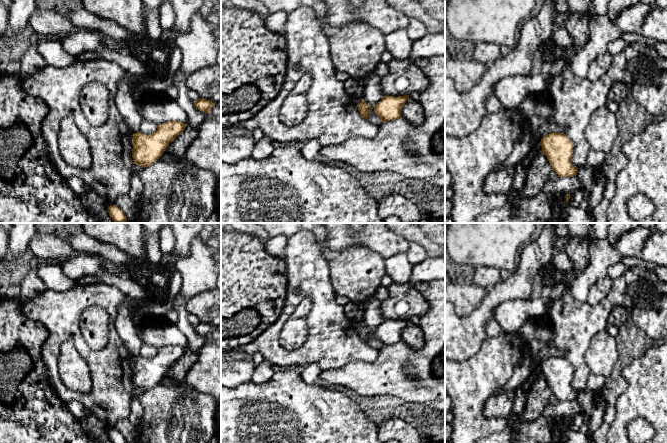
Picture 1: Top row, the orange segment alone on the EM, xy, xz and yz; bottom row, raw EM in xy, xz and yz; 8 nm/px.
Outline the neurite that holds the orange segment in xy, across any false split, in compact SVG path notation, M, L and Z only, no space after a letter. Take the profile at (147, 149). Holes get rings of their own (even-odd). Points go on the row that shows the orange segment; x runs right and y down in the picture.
M169 121L158 126L151 135L141 132L133 134L132 158L135 165L148 167L155 163L164 153L166 147L185 129L187 123Z

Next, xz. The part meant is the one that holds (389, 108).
M409 95L404 96L384 96L383 99L374 106L374 112L380 117L382 123L401 118L402 108Z

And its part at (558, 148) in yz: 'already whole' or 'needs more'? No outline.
already whole

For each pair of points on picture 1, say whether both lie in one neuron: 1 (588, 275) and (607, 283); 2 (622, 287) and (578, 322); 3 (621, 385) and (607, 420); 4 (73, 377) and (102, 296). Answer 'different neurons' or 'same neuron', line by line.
1: different neurons
2: same neuron
3: same neuron
4: different neurons

